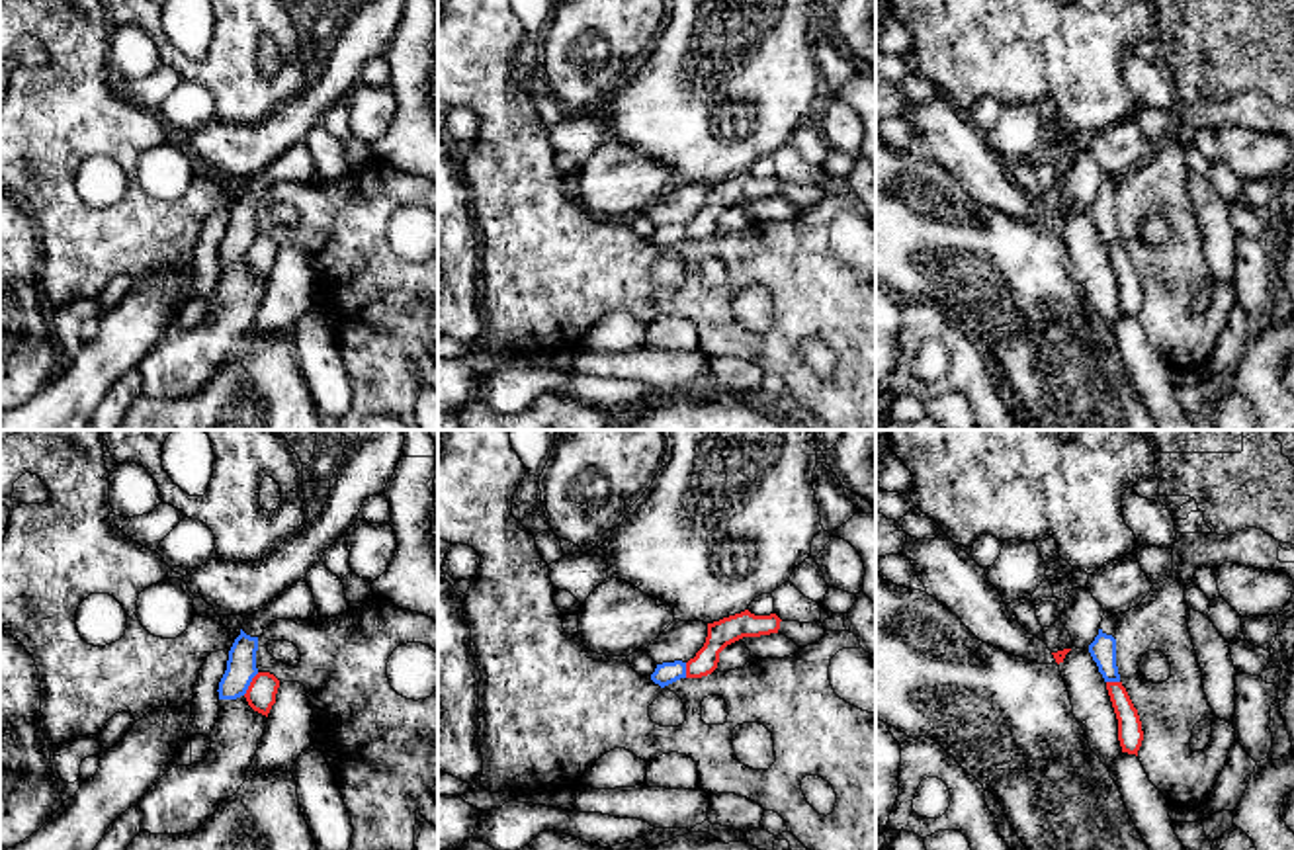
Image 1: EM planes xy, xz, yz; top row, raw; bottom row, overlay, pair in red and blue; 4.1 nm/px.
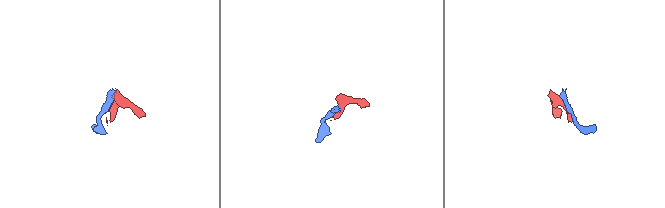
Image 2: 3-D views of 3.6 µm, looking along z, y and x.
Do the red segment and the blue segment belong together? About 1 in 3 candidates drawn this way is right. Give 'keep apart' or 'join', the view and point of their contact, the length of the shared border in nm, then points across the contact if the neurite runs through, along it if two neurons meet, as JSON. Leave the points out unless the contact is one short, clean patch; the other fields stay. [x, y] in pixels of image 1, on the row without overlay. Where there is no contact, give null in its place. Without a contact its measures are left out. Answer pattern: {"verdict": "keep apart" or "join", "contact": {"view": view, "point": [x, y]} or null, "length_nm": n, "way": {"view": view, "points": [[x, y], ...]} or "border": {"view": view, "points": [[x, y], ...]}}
{"verdict": "keep apart", "contact": {"view": "xy", "point": [251, 247]}, "length_nm": 120, "border": {"view": "xy", "points": [[258, 235], [243, 256]]}}

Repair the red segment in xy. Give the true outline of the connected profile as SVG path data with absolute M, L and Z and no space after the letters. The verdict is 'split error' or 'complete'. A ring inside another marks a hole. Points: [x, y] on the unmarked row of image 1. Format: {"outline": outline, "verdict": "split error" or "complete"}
{"outline": "M258 234L252 240L244 260L254 274L268 279L272 268L276 266L278 250L280 242L274 236Z", "verdict": "complete"}

